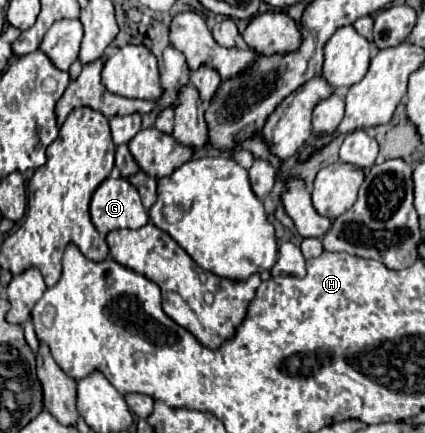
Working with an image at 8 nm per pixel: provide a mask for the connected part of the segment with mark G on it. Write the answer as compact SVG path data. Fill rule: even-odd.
M120 175L100 183L90 201L90 215L100 235L114 229L138 229L150 221L136 187Z

